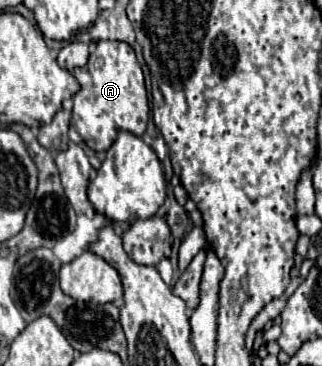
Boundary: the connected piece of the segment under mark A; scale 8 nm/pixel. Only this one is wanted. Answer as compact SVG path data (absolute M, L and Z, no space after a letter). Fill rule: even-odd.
M97 42L95 50L89 56L89 62L83 68L73 70L73 76L79 82L79 92L73 96L73 118L79 136L83 142L95 150L105 152L117 136L117 128L143 136L149 120L149 102L147 88L141 66L135 58L135 52L125 42Z

